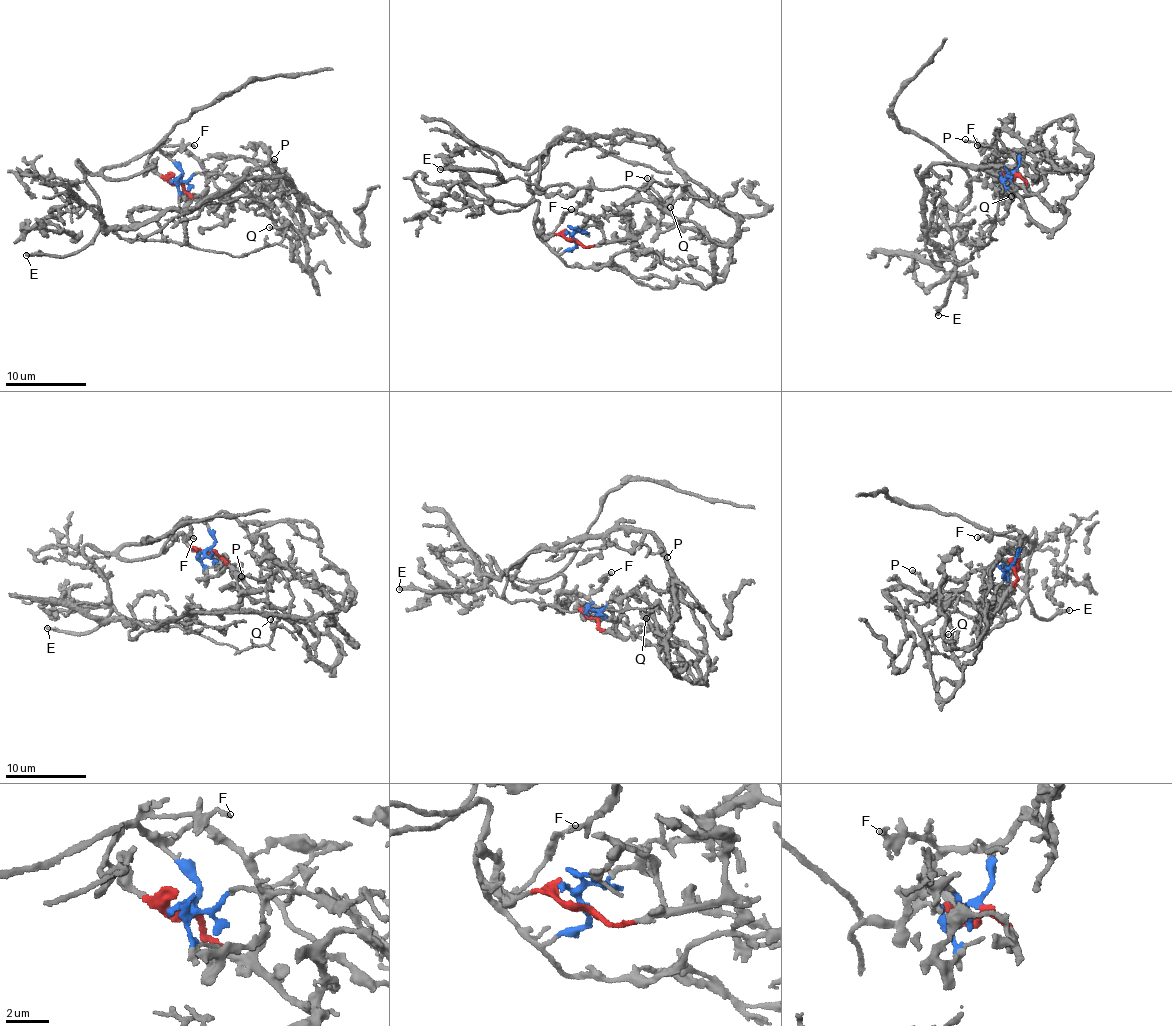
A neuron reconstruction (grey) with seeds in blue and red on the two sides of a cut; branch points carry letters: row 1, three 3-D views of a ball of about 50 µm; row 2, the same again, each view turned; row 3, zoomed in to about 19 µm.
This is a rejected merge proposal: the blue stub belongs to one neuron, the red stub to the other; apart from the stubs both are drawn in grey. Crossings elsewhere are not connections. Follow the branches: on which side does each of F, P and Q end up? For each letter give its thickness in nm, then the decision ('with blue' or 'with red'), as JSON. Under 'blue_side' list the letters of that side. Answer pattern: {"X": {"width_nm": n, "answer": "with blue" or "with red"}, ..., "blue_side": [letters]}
{"F": {"width_nm": 200, "answer": "with blue"}, "P": {"width_nm": 170, "answer": "with blue"}, "Q": {"width_nm": 160, "answer": "with blue"}, "blue_side": ["F", "P", "Q"]}

